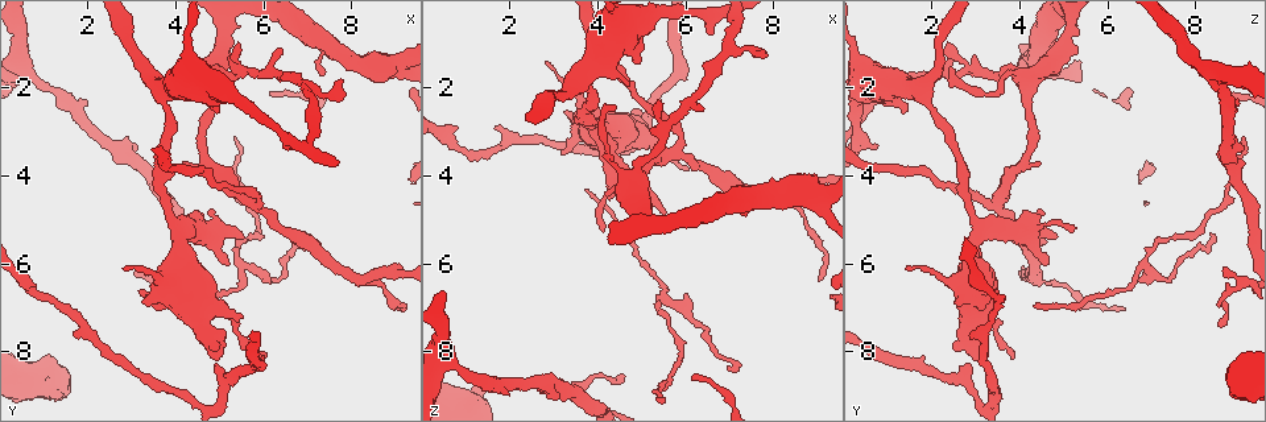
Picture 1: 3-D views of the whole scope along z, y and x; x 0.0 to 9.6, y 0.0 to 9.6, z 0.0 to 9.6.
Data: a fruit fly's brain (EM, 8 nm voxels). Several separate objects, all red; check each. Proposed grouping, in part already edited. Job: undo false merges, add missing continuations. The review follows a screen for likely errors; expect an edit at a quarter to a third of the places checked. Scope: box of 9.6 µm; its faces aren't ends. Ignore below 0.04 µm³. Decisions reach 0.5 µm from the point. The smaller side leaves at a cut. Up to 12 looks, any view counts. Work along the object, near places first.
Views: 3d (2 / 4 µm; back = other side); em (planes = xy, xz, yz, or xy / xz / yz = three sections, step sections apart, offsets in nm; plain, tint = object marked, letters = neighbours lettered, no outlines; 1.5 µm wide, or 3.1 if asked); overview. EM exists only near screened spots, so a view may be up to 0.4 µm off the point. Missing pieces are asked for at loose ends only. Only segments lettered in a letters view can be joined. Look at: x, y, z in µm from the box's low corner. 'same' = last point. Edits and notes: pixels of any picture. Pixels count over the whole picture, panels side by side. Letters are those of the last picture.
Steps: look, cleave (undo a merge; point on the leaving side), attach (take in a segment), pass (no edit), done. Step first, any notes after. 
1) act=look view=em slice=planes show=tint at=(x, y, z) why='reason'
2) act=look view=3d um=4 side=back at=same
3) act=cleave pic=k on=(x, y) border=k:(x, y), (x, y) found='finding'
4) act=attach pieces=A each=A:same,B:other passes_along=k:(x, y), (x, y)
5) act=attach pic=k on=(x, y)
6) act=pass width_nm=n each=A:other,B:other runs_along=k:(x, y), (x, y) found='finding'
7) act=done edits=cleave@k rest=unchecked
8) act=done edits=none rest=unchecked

act=look view=3d um=2 at=(5.35, 3.10, 9.15) why='tapers out'

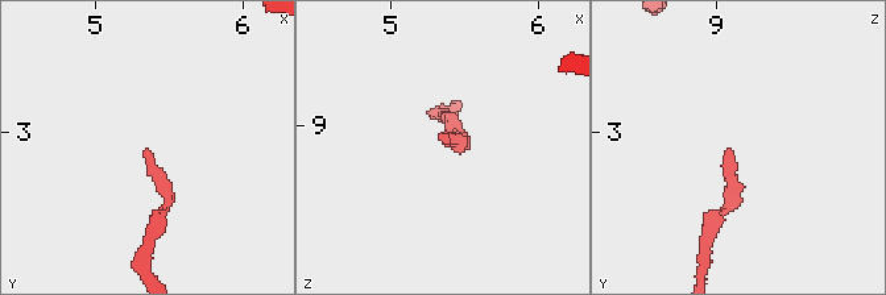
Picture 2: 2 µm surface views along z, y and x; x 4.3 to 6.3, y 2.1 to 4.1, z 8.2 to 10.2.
act=look view=em slice=planes show=plain at=(5.30, 3.14, 9.08)

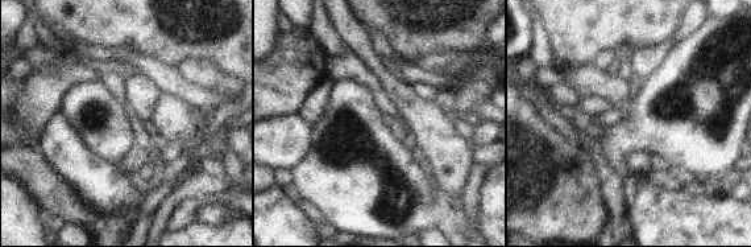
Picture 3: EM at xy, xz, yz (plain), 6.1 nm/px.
act=look view=em slice=planes show=letters at=same why='see the neighbours'

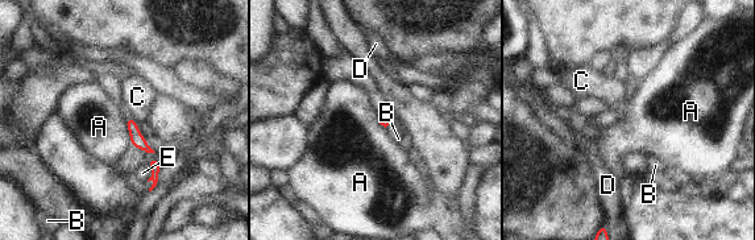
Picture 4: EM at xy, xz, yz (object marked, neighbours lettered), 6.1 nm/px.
act=pass longest_contact=A:170nm each=A:other,B:other,C:other,D:other,E:other border=4:(124, 119), (132, 144) found='no lettered segment goes on from it'

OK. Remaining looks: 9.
act=look view=em slice=planes show=letters at=(7.00, 5.30, 8.35) why='tapers out'

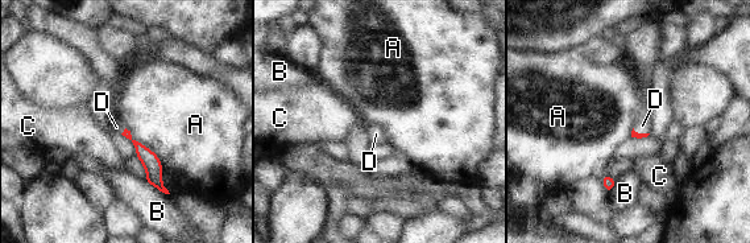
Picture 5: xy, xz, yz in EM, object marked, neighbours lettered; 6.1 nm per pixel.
act=attach pieces=D longest_contact=A:360nm each=A:other,B:other,C:other,D:same found='it goes on there'

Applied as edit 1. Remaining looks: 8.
act=look view=em slice=planes show=letters at=(4.20, 5.15, 5.20)

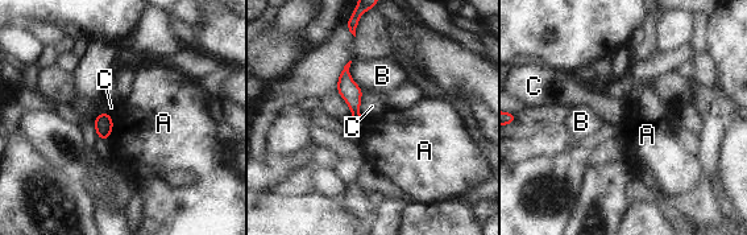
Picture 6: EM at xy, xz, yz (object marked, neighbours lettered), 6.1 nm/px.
act=pass each=A:other,B:other,C:other border=6:(361, 89), (360, 115), (364, 119) found='none of them fits'

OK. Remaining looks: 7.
act=look view=em slice=planes show=letters at=(6.60, 3.25, 0.70) why='an open end'

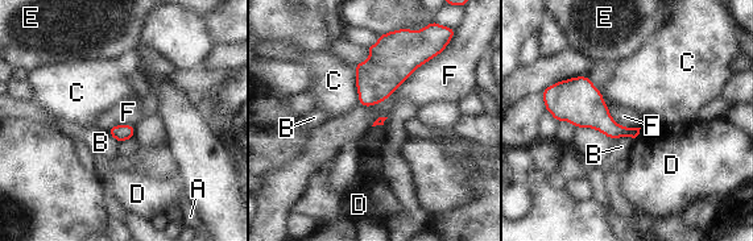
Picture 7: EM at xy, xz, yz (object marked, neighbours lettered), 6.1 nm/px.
act=pass each=A:other,B:other,C:other,D:other,E:other,F:other border=7:(442, 50), (380, 103), (359, 106) found='no lettered segment goes on from it'

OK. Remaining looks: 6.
act=done edits=attach@5 rest=unchecked

